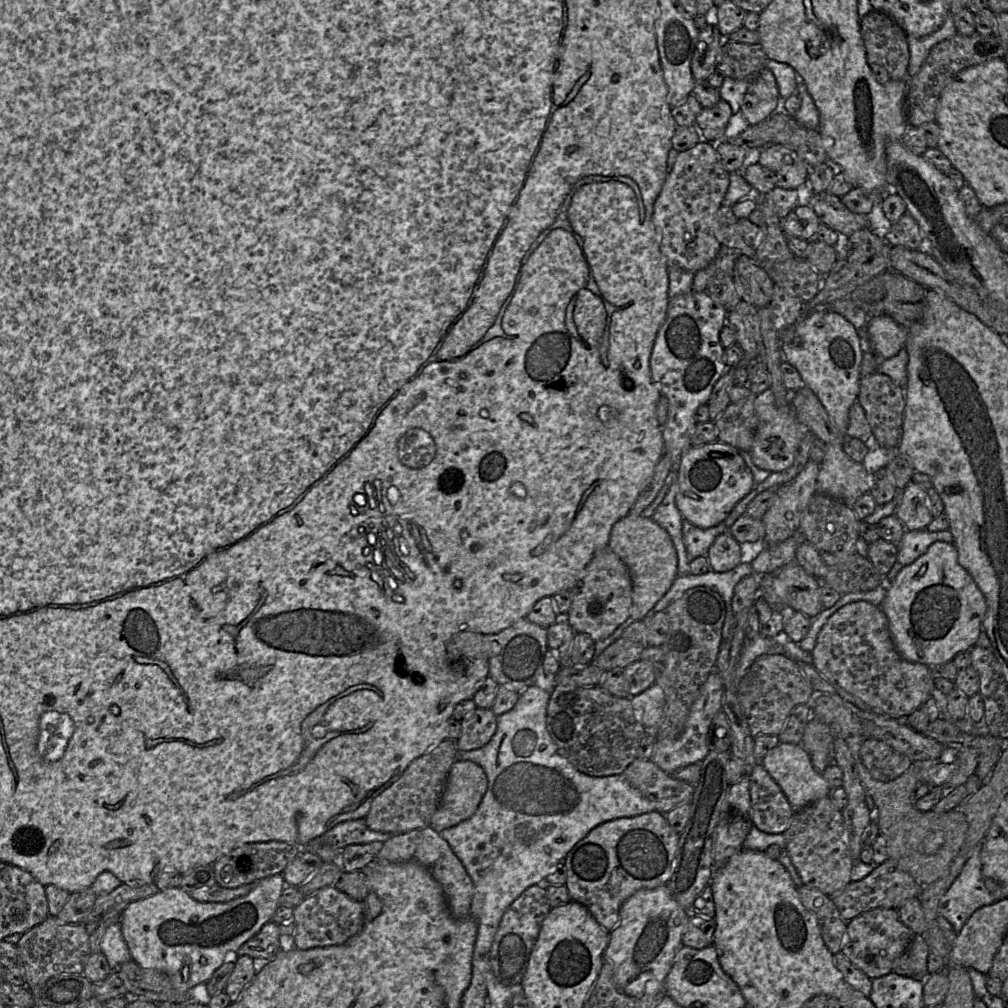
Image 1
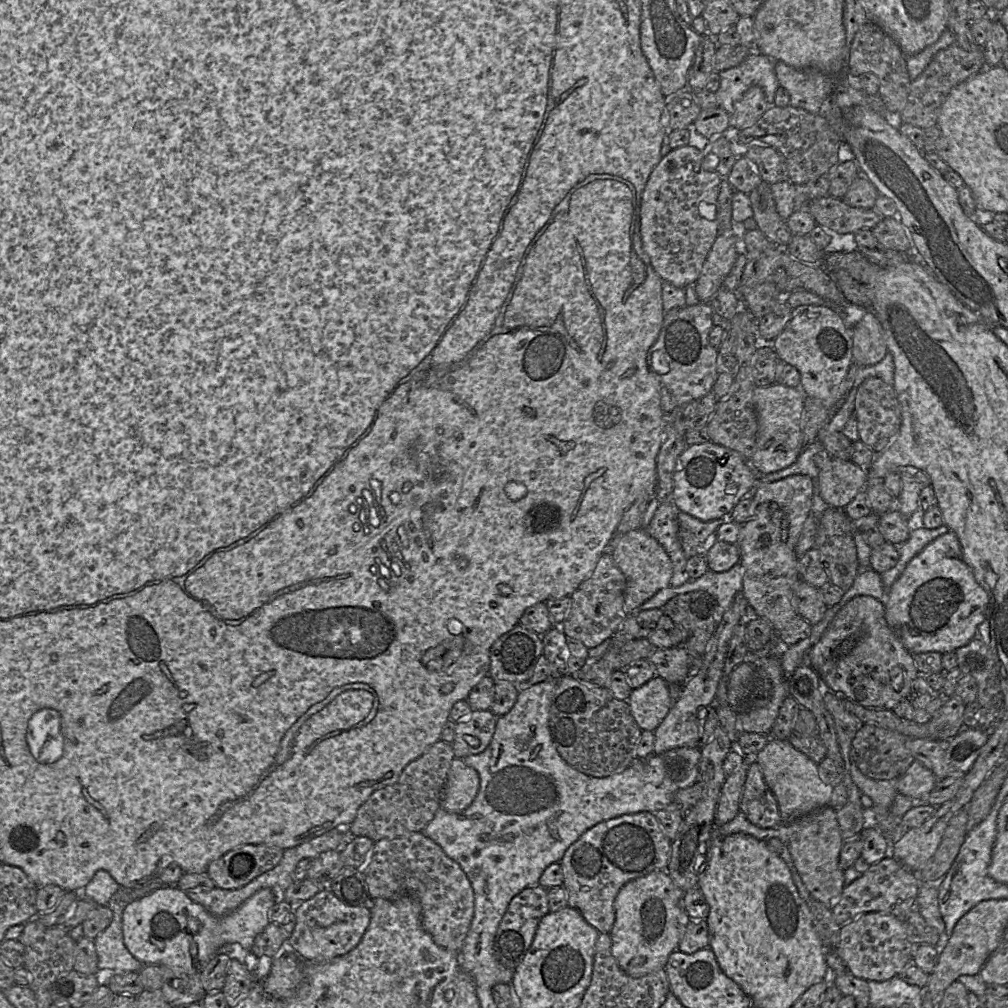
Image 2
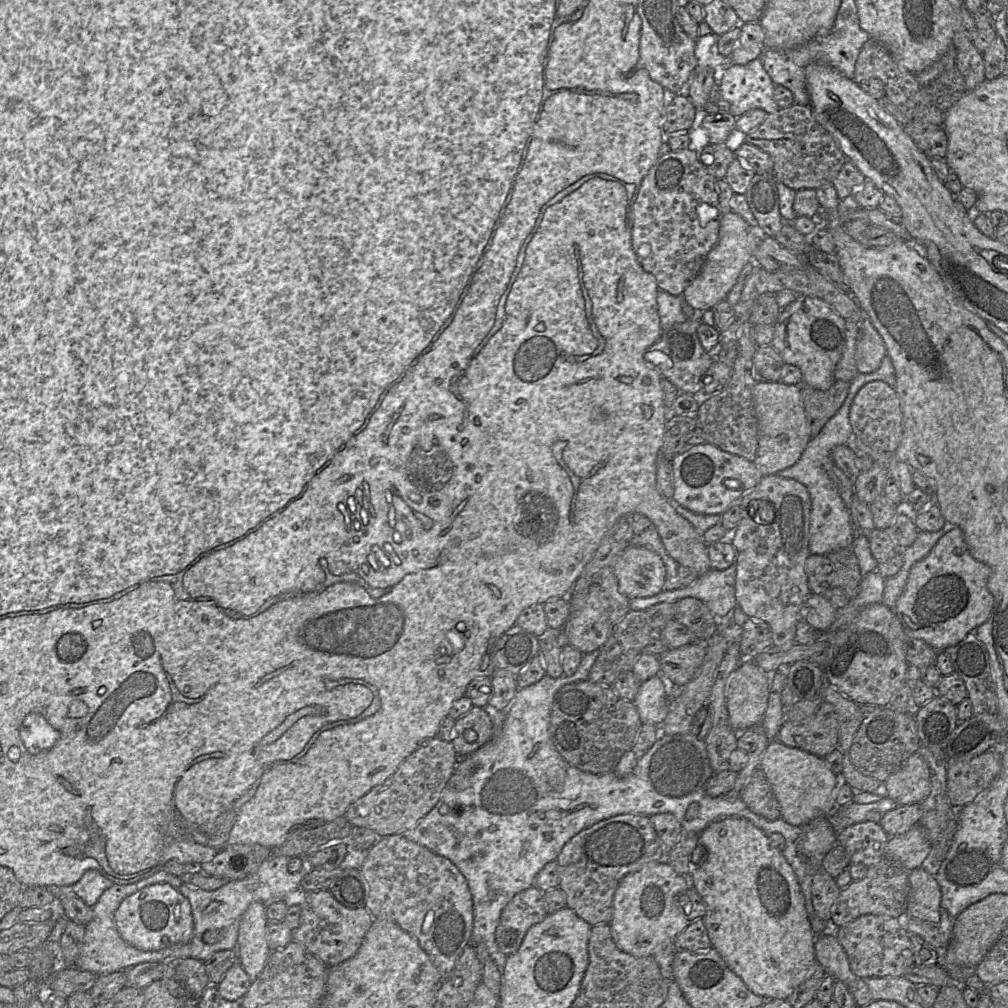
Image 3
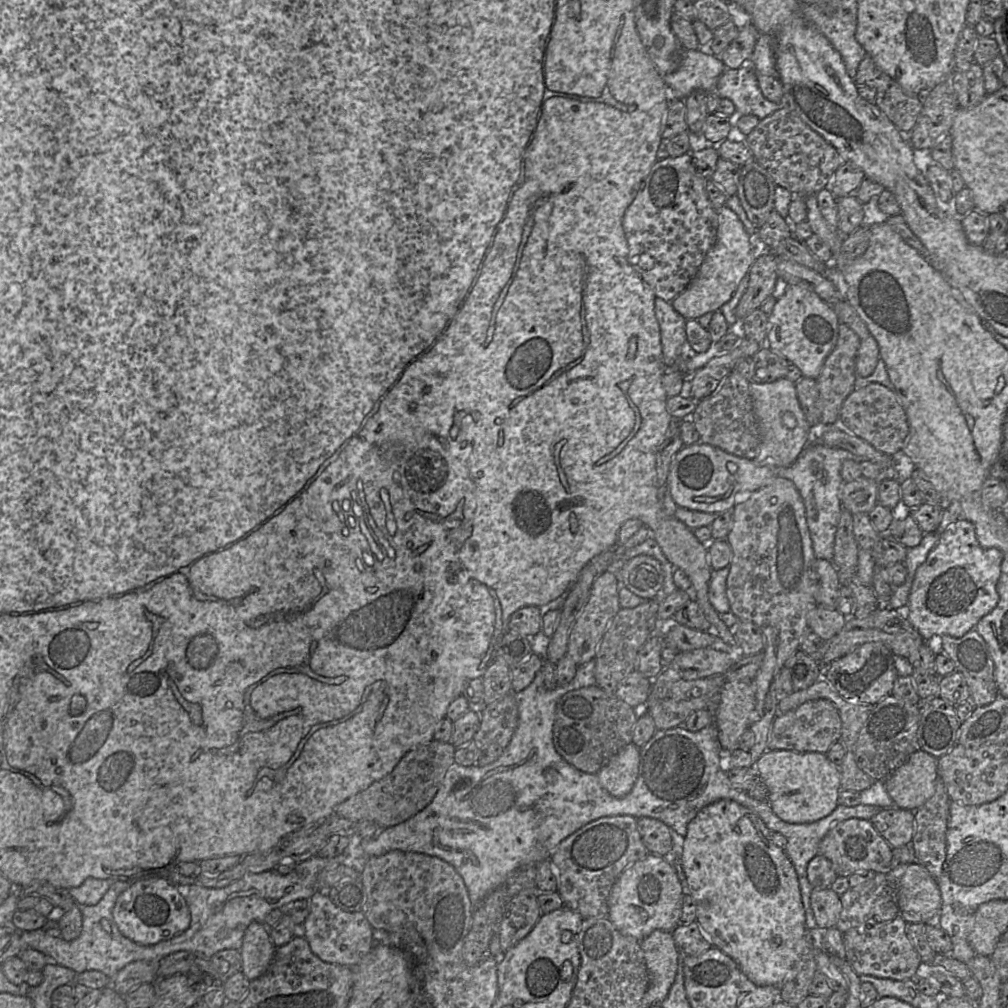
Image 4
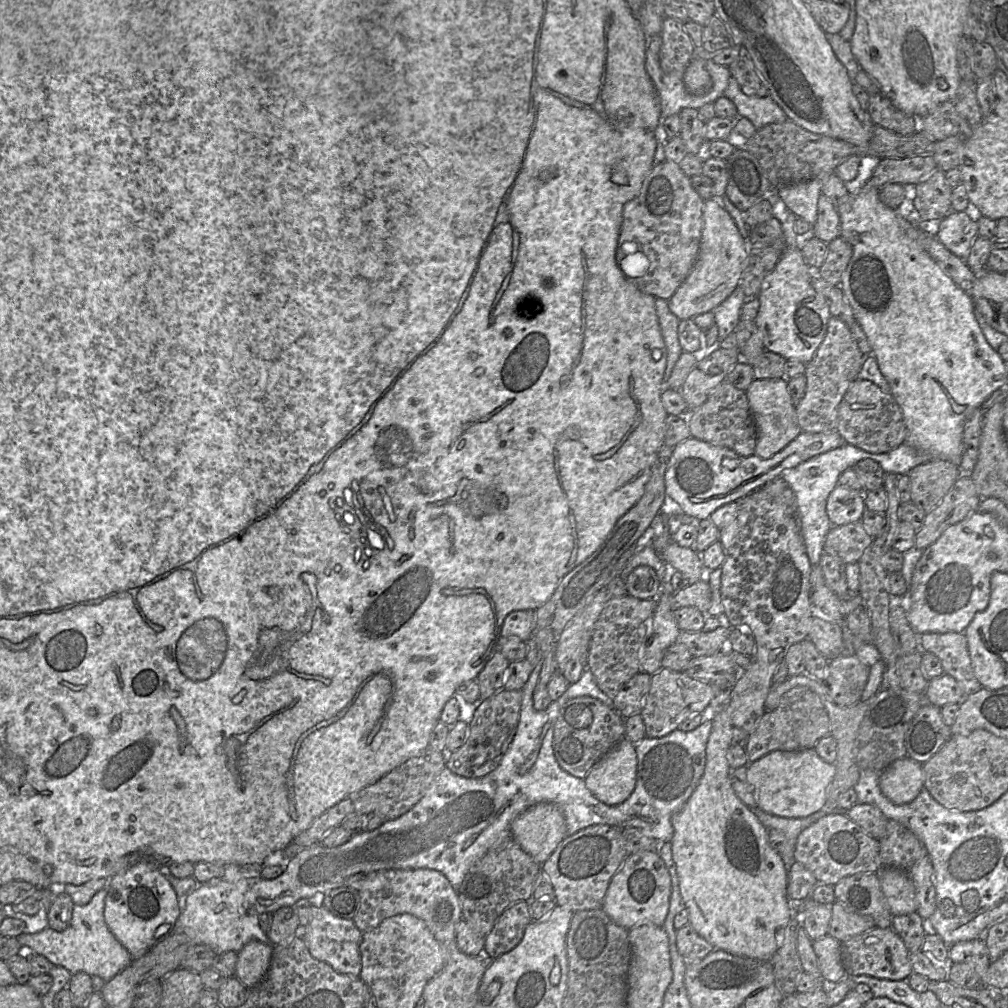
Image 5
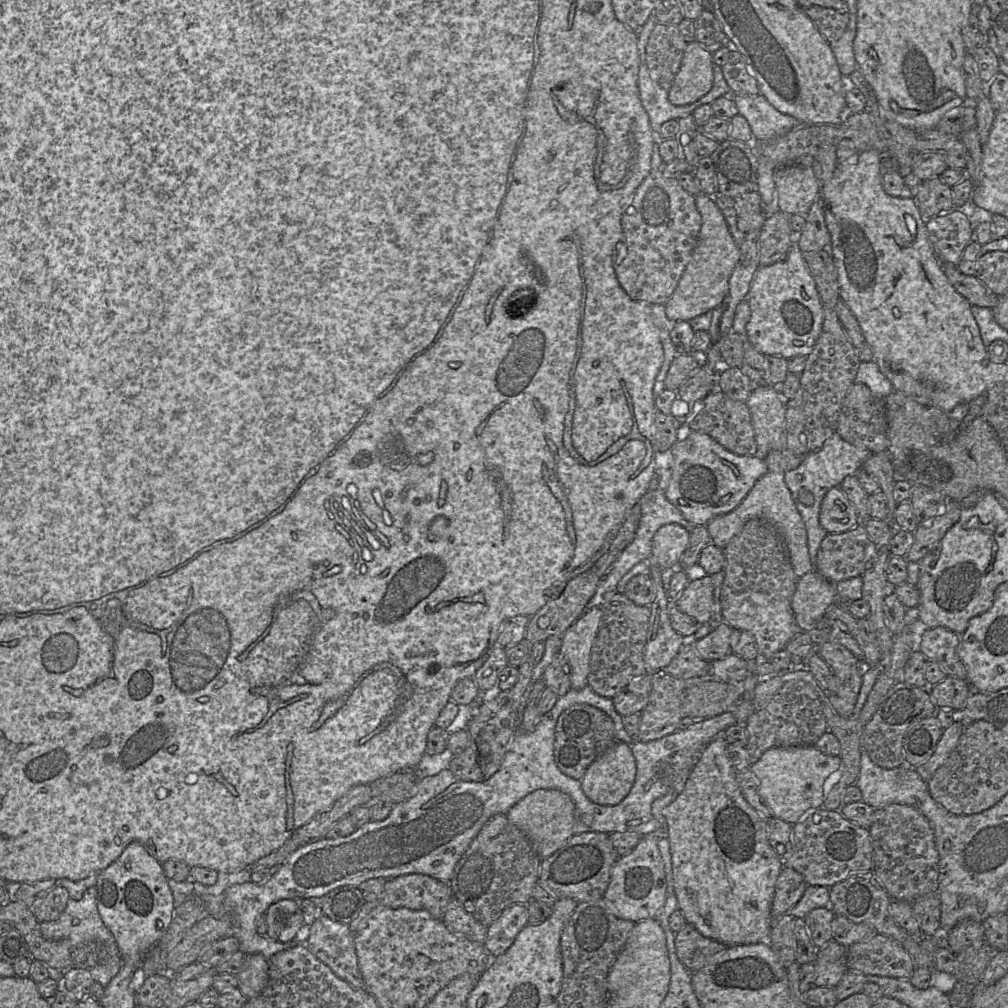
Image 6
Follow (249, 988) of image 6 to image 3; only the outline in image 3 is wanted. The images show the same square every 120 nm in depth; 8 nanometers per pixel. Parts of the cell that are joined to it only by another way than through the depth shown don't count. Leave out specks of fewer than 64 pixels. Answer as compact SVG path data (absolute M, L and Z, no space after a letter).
M253 902L241 917L238 929L238 962L253 982L262 972L271 954L266 940L266 906Z

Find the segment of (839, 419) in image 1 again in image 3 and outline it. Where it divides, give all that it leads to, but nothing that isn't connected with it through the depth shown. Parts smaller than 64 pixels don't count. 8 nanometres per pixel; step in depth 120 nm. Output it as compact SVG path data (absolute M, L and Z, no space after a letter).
M798 294L792 303L781 309L774 323L774 329L774 336L770 345L778 352L786 364L797 366L801 370L803 375L802 384L822 391L832 387L836 382L834 370L845 346L845 319L823 300Z

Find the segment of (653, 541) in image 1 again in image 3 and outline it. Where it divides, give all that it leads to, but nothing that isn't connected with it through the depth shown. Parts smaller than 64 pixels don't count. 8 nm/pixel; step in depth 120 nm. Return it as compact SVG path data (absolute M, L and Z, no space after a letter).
M629 545L615 560L612 570L618 579L618 587L628 599L654 596L663 591L666 567L662 558L645 547Z

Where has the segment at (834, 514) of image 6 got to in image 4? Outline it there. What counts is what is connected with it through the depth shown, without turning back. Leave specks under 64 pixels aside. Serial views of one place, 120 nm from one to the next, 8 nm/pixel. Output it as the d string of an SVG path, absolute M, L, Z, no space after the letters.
M863 476L850 482L844 482L841 488L842 508L852 515L868 514L878 503L878 486L879 483Z

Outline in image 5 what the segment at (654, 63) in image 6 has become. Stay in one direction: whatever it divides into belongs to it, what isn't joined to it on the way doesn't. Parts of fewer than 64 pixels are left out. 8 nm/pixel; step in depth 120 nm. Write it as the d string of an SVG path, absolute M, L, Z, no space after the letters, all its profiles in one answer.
M665 17L660 35L662 45L659 61L663 72L686 70L688 63L694 57L695 47L685 31L684 24L676 18Z

